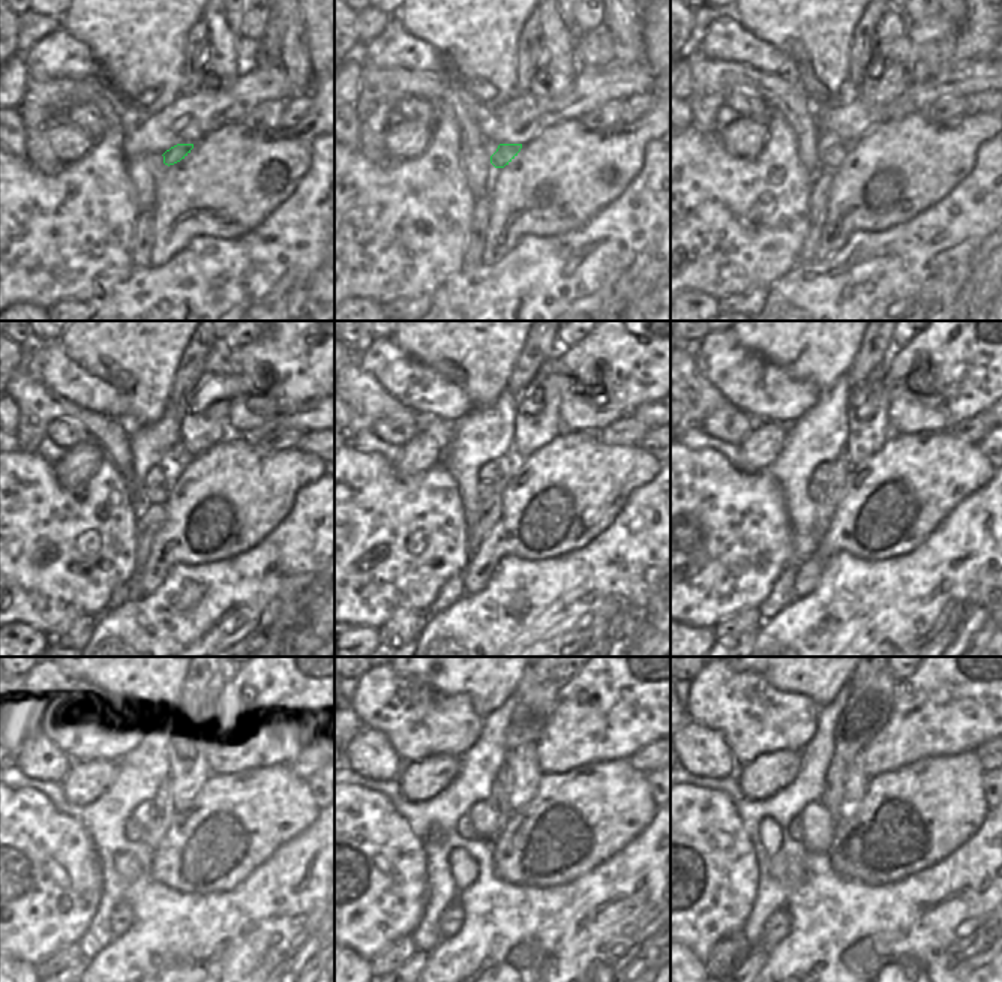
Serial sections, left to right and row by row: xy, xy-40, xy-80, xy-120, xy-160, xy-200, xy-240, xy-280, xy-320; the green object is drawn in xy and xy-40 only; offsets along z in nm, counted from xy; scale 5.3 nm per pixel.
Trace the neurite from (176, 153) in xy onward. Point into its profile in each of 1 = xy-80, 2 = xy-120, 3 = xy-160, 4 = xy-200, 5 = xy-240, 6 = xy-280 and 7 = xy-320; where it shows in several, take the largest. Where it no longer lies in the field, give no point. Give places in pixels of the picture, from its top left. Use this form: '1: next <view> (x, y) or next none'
1: next xy-80 (834, 156)
2: next xy-120 (158, 493)
3: next xy-160 (485, 489)
4: next xy-200 (816, 490)
5: next xy-240 (134, 831)
6: next xy-280 (465, 828)
7: next xy-320 (795, 826)

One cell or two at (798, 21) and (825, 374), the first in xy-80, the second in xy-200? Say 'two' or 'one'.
one

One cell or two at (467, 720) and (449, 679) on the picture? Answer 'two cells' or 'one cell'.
two cells

